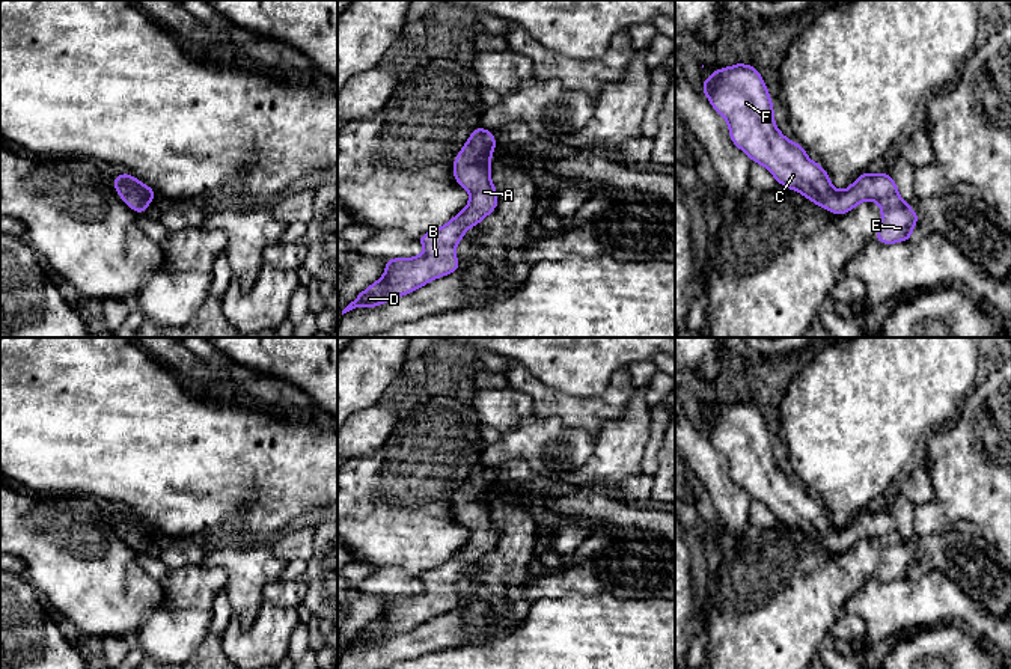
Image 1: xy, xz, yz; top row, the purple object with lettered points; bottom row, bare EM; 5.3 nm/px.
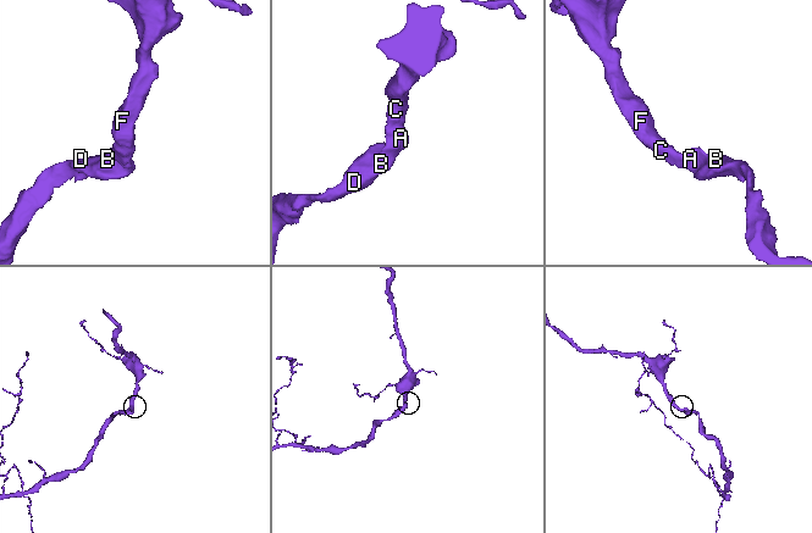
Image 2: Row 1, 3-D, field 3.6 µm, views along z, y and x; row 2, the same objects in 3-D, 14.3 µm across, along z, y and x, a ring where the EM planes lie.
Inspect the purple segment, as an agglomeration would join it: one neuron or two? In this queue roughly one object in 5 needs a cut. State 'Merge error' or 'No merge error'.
No merge error

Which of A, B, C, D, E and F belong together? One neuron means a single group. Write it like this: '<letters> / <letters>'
A B C D E F

